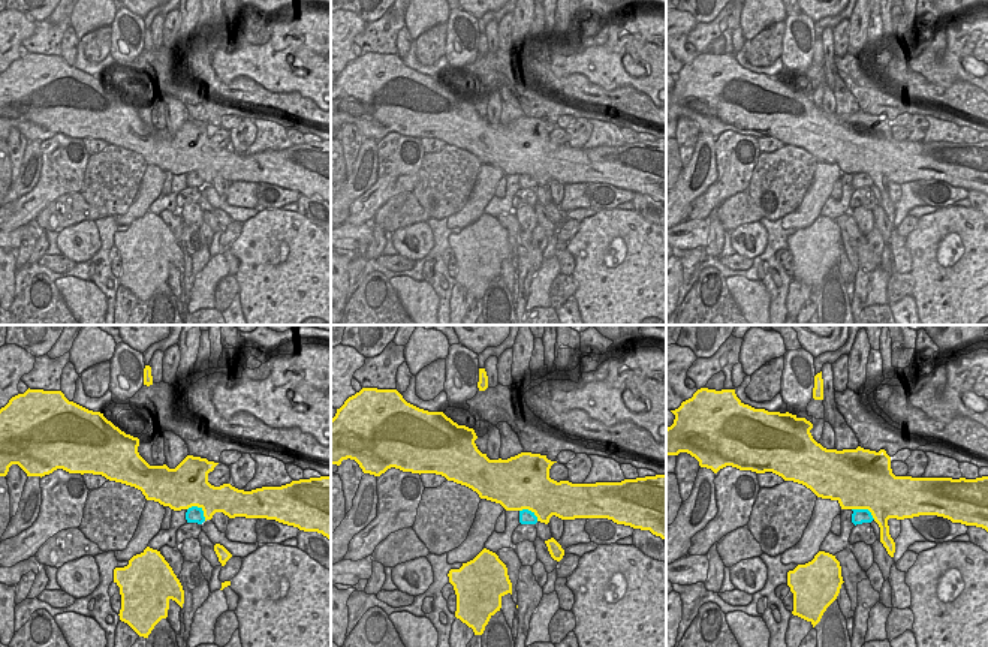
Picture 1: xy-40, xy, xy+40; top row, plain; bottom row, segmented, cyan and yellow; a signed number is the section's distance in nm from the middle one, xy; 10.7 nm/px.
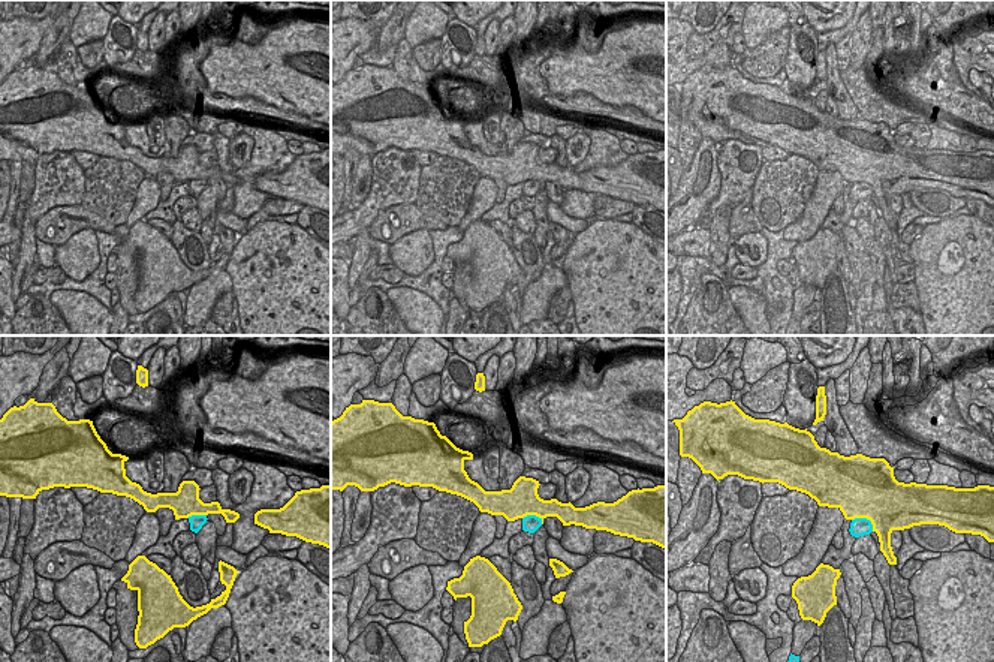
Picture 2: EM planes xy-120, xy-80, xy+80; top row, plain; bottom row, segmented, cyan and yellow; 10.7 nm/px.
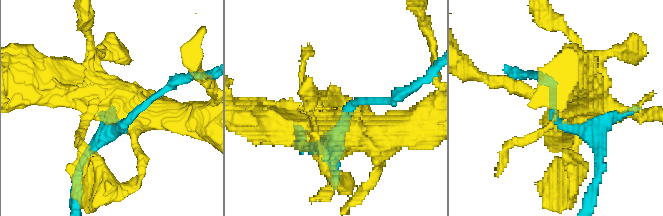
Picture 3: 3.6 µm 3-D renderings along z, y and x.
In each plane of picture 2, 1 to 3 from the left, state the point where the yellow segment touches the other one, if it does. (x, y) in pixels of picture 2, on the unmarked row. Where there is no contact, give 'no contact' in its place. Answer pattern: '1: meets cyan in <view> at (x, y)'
1: meets cyan in xy-120 at (196, 180)
2: meets cyan in xy-80 at (533, 180)
3: meets cyan in xy+80 at (866, 183)

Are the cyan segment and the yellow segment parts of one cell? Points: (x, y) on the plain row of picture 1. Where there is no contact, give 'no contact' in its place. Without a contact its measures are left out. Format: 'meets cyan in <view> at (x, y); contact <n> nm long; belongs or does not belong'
meets cyan in xy-40 at (199, 172); contact 240 nm long; belongs

